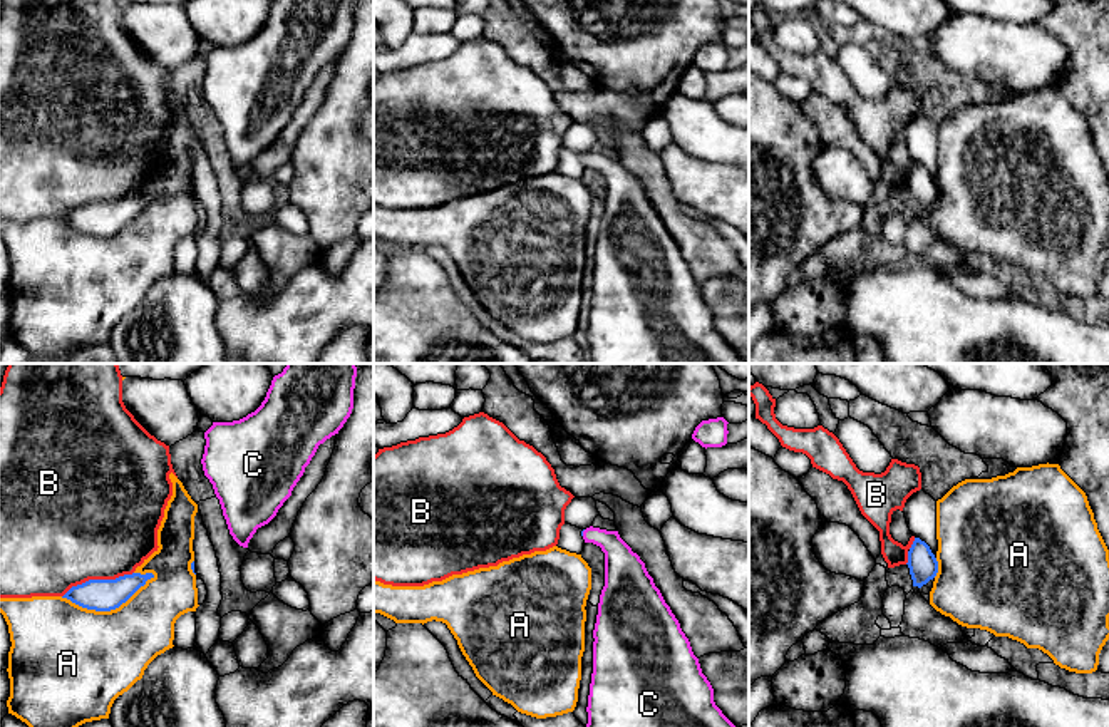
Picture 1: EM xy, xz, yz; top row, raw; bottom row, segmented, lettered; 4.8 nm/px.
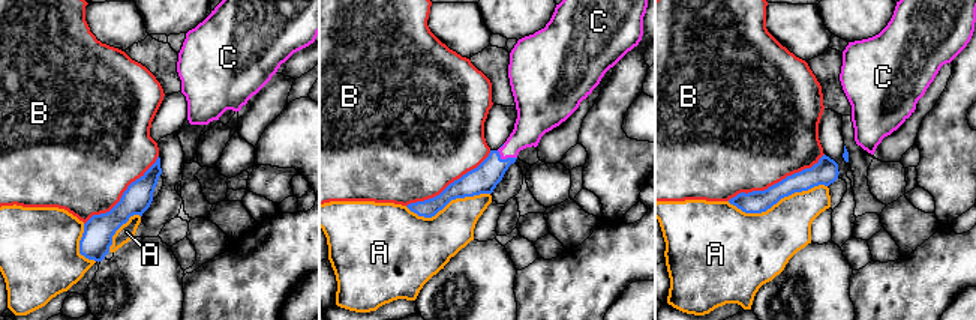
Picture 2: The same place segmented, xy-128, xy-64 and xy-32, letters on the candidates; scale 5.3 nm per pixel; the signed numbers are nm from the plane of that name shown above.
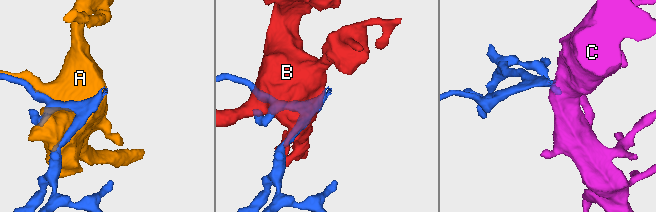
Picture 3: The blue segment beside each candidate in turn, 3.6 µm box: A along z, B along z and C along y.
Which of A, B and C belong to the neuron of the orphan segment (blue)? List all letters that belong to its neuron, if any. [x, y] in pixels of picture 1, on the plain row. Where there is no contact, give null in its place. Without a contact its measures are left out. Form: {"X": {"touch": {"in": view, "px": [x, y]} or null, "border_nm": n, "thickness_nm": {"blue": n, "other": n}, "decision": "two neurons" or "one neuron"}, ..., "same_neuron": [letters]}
{"A": {"touch": {"in": "xy", "px": [108, 235]}, "border_nm": 460, "thickness_nm": {"blue": 160, "other": 460}, "decision": "two neurons"}, "B": {"touch": {"in": "xy", "px": [98, 205]}, "border_nm": 360, "thickness_nm": {"blue": 160, "other": 500}, "decision": "two neurons"}, "C": {"touch": {"in": "xz", "px": [582, 158]}, "border_nm": 40, "thickness_nm": {"blue": 20, "other": 180}, "decision": "one neuron"}, "same_neuron": ["C"]}

